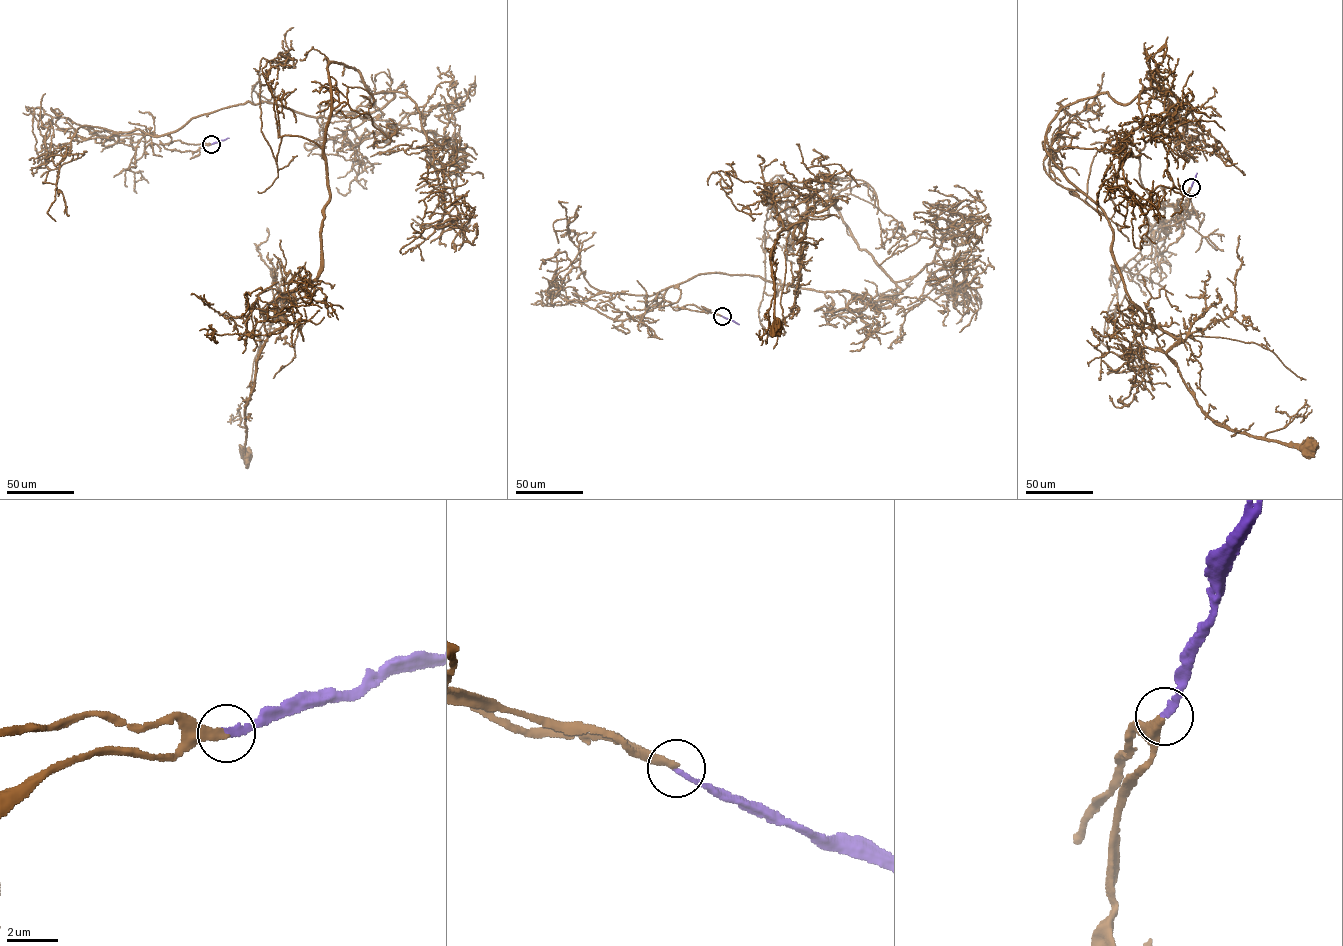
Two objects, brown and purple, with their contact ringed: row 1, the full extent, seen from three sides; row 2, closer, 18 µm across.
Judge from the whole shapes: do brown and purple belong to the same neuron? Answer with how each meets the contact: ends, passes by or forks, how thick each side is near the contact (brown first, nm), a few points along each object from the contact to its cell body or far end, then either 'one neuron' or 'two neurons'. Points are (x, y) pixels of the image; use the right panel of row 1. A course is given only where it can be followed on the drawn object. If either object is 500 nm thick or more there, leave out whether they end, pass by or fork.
brown ends | purple ends | 360/200 nm | brown via (1191, 187), (1178, 208), (1140, 180), (1175, 113), (1151, 87), (1068, 104), (1047, 131), (1203, 411), (1308, 446) | purple via (1191, 187), (1197, 173) | one neuron

